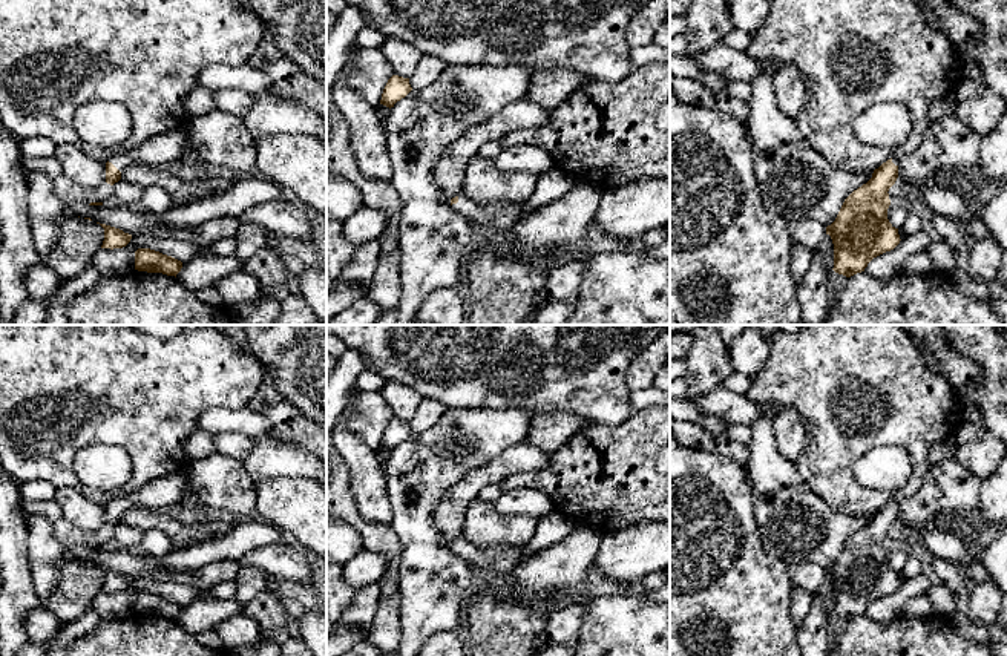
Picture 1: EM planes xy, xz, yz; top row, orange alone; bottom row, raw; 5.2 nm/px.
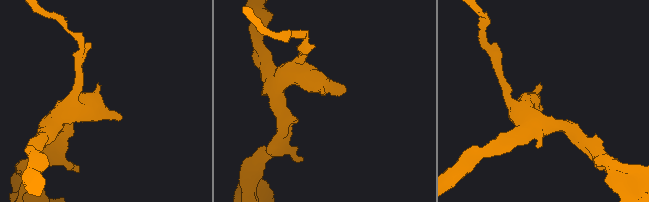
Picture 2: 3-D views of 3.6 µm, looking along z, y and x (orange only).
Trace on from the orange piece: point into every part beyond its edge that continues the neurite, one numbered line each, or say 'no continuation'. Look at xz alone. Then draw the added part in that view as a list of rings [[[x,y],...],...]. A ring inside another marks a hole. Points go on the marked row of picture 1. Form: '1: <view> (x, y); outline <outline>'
1: xz (498, 216); outline [[[461,193],[458,202],[452,204],[452,207],[471,222],[484,225],[495,233],[510,230],[521,218],[521,202],[513,201],[478,204]]]

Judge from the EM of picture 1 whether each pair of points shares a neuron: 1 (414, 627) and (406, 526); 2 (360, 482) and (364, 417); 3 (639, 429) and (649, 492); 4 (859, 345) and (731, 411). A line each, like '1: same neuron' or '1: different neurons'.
1: same neuron
2: different neurons
3: same neuron
4: different neurons

